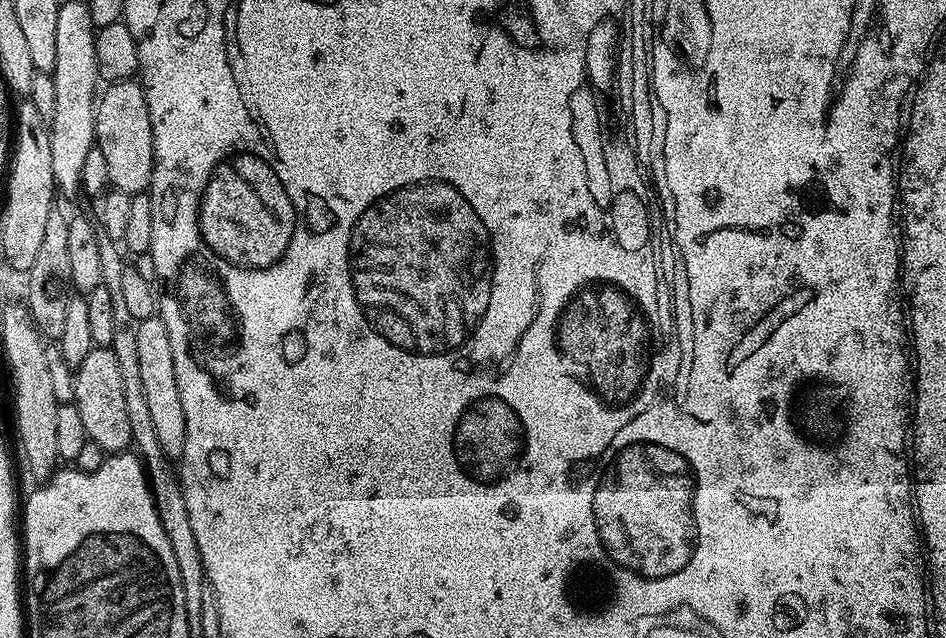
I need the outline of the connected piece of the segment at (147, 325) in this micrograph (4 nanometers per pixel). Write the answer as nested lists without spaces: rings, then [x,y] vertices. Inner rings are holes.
[[[159,315],[139,321],[136,328],[138,330],[139,377],[142,378],[143,393],[146,394],[147,409],[150,410],[159,445],[162,446],[162,450],[169,459],[176,462],[186,450],[186,410],[182,410],[182,394],[178,390],[178,378],[174,374],[174,354],[170,350],[170,334],[166,334],[166,326],[160,321]]]

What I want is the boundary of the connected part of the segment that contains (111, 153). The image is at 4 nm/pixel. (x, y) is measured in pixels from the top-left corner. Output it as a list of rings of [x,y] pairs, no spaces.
[[[135,79],[117,80],[101,91],[96,104],[96,143],[95,147],[102,150],[106,158],[106,174],[109,185],[118,191],[129,194],[144,194],[149,191],[154,170],[154,134],[150,122],[150,110],[146,102],[143,83]]]

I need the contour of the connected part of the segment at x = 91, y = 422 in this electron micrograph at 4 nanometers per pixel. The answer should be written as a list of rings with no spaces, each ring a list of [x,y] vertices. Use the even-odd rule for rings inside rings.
[[[93,346],[90,354],[82,358],[79,368],[74,372],[76,385],[72,400],[78,406],[78,414],[86,426],[89,440],[102,446],[105,454],[125,451],[133,443],[130,419],[126,410],[125,391],[123,390],[121,367],[108,346]]]

